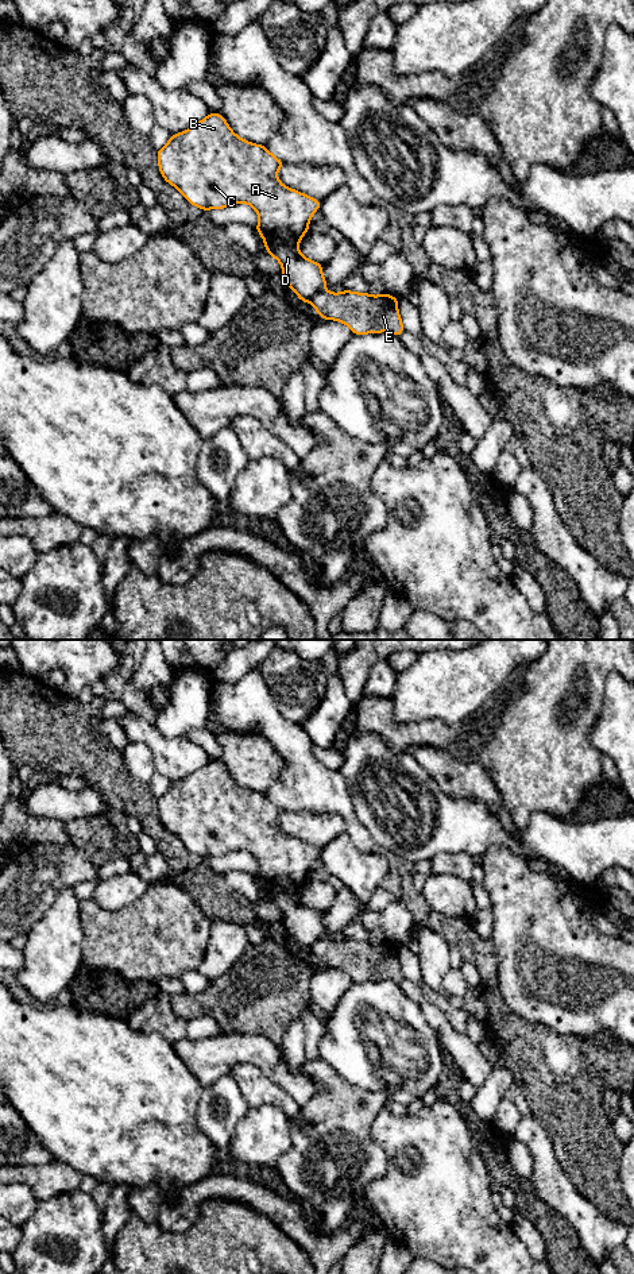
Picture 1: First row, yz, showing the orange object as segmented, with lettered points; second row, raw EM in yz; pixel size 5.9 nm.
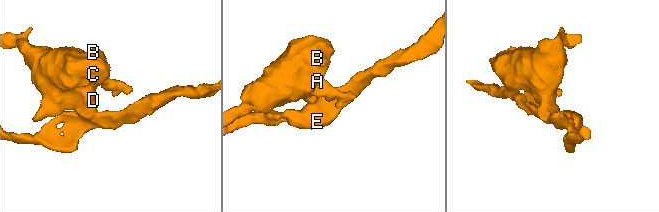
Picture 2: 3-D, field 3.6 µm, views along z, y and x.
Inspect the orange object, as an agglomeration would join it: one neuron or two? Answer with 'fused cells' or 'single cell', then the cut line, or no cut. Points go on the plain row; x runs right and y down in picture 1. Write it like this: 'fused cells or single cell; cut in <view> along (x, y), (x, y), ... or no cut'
fused cells; cut in yz along (321, 937), (309, 949)

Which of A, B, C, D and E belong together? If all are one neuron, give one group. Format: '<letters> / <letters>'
A B C D / E

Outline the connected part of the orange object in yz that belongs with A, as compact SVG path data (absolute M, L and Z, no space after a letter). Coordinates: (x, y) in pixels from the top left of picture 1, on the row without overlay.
M210 760L189 777L173 781L156 799L156 804L163 827L177 835L192 853L202 858L223 857L241 850L251 853L259 864L255 877L263 885L266 900L281 911L281 922L302 950L310 950L314 942L328 934L322 912L305 906L298 896L321 849L286 835L277 825L278 818L286 811L266 794L241 787L223 763Z

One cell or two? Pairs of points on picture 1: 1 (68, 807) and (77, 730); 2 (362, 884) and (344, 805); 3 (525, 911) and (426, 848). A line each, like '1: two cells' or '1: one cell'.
1: two cells
2: two cells
3: two cells

